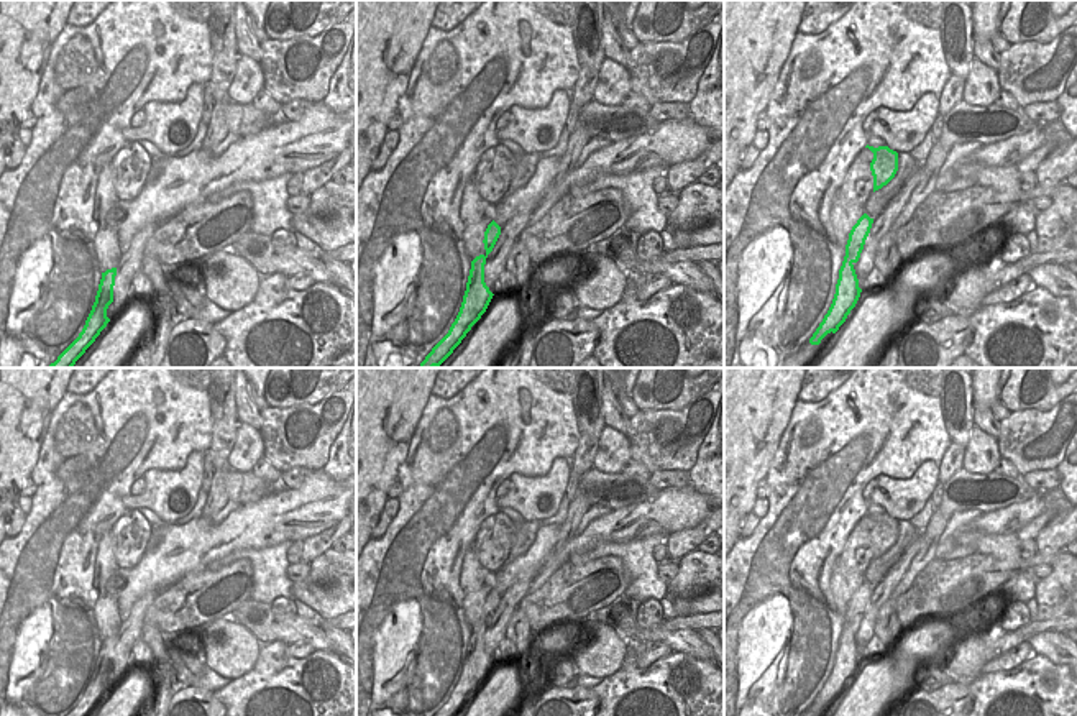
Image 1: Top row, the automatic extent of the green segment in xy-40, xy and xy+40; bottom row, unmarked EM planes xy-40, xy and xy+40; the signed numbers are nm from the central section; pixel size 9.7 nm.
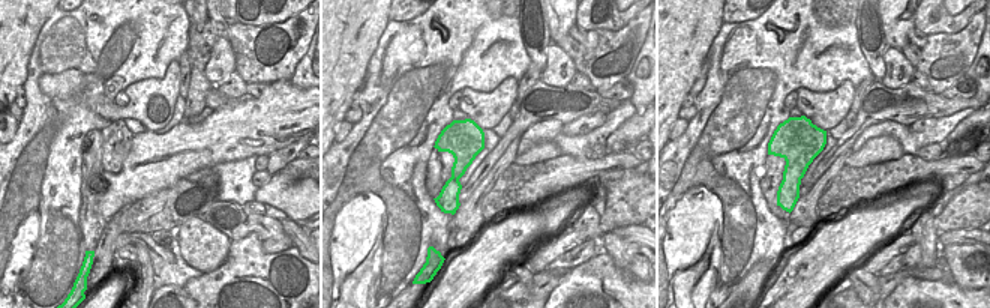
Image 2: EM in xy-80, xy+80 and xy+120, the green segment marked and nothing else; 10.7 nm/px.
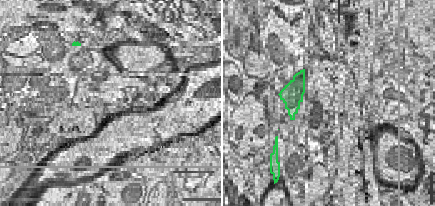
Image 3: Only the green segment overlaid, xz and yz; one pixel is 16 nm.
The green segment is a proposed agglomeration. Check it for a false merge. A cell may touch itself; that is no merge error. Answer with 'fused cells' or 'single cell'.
single cell

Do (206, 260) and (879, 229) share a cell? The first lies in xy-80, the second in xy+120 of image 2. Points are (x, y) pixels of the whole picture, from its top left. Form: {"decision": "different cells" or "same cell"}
{"decision": "different cells"}

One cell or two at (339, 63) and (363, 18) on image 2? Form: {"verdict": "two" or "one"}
{"verdict": "one"}

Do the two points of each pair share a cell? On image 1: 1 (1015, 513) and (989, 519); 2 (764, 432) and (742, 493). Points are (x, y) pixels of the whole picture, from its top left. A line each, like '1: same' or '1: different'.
1: same
2: same

